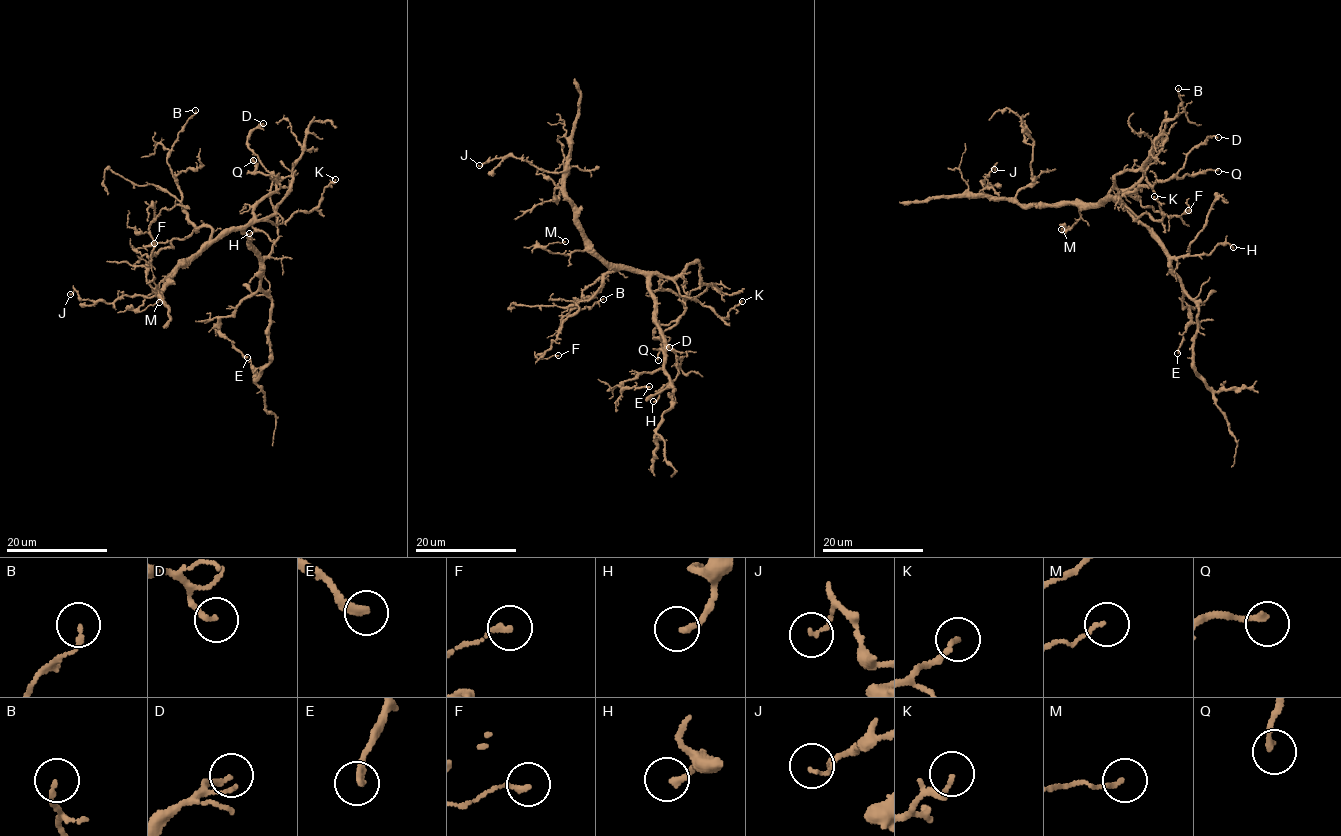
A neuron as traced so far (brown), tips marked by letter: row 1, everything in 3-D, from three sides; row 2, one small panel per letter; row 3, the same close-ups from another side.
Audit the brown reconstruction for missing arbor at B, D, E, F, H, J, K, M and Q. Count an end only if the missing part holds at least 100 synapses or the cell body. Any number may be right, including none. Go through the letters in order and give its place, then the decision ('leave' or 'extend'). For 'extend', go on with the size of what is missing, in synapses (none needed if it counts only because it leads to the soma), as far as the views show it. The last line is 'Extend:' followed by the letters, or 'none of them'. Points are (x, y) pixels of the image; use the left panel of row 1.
B: place (195, 110); leave
D: place (263, 123); leave
E: place (247, 357); leave
F: place (154, 243); leave
H: place (249, 233); leave
J: place (70, 294); leave
K: place (335, 179); leave
M: place (159, 302); leave
Q: place (253, 160); leave
Extend: none of them

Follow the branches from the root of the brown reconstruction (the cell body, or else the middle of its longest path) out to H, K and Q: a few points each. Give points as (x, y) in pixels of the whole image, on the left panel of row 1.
H: (246, 235), (248, 247), (262, 258), (266, 256), (274, 241), (259, 229), (249, 233)
K: (246, 235), (243, 229), (255, 222), (282, 223), (293, 213), (313, 210), (323, 189), (335, 179)
Q: (246, 235), (243, 229), (254, 218), (254, 209), (273, 193), (277, 183), (272, 174), (255, 173), (253, 160)

